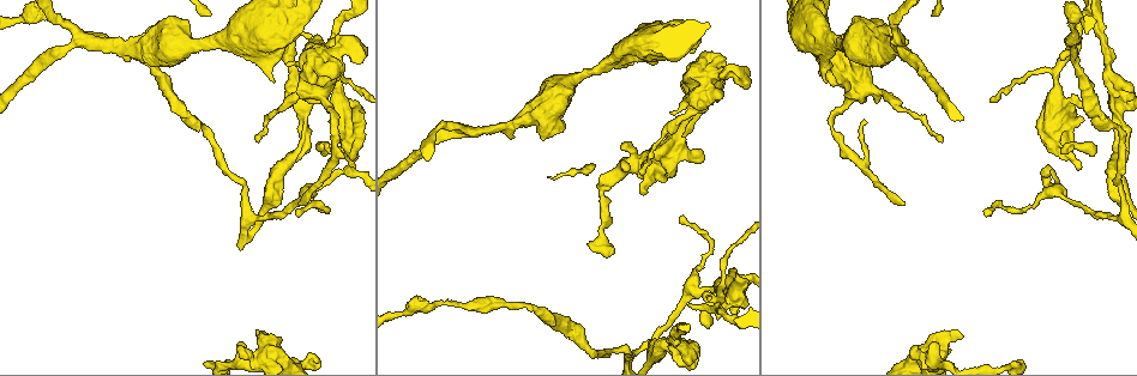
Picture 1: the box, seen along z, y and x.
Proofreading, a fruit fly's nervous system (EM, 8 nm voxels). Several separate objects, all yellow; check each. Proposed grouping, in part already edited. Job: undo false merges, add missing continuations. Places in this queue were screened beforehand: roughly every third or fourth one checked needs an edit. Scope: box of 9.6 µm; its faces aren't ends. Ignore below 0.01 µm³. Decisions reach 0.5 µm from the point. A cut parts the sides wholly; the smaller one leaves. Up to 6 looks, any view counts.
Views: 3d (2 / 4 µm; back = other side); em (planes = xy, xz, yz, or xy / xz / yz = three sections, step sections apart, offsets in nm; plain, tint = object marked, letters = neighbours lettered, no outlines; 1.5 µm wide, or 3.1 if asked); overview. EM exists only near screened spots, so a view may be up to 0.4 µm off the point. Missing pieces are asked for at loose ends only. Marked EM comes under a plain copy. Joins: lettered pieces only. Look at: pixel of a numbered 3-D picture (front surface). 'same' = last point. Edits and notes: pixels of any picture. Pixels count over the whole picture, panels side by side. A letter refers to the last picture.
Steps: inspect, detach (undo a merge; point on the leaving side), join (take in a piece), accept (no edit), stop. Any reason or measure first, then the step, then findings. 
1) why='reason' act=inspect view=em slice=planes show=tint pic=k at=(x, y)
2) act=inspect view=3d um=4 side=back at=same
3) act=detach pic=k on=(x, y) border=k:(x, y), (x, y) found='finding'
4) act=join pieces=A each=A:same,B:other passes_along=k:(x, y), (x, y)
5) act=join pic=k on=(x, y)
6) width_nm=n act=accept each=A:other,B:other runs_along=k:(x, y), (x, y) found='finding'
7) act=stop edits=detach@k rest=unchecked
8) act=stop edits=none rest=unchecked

act=inspect view=em slice=yz step=8 show=tint pic=1 at=(941, 141)

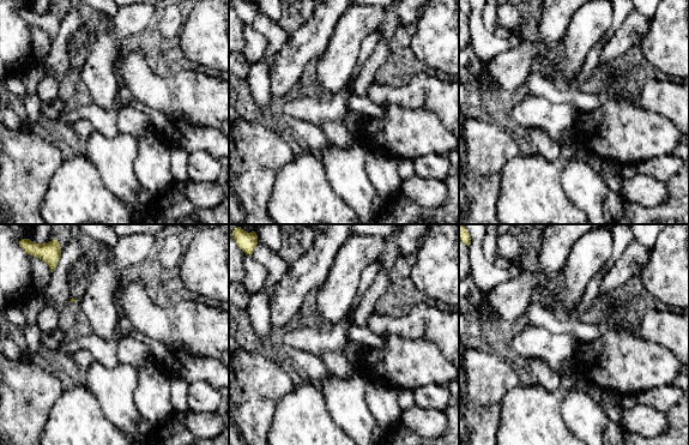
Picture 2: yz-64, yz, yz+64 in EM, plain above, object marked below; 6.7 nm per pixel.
act=inspect view=em slice=xz step=8 show=letters at=same

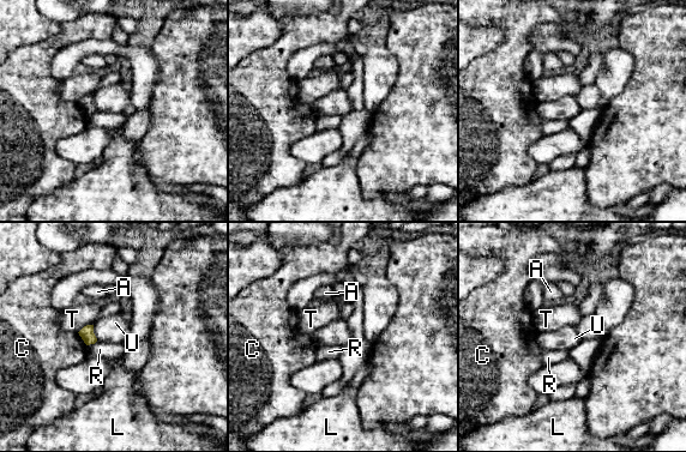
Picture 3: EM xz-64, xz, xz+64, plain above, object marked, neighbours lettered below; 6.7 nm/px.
act=accept each=A:other,C:other,L:other,R:other,T:other,U:other border=3:(92, 325), (92, 332), (97, 341) found='none of them fits'

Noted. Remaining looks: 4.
why='calibre changes' act=inspect view=em slice=planes show=tint pic=1 at=(702, 261)

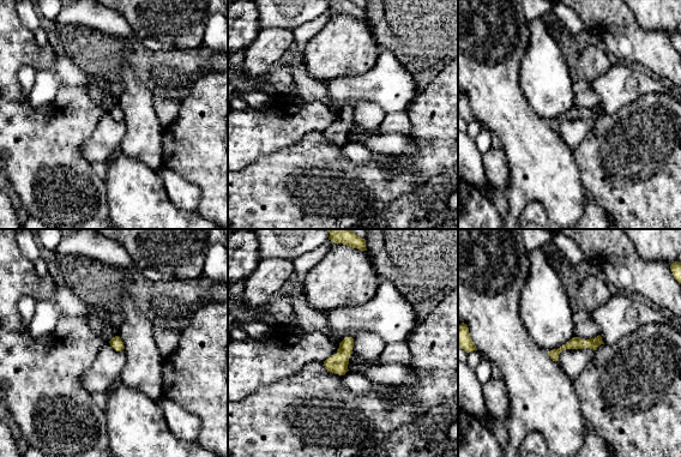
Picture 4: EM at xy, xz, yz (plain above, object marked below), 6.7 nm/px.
act=inspect view=em slice=planes show=letters at=same

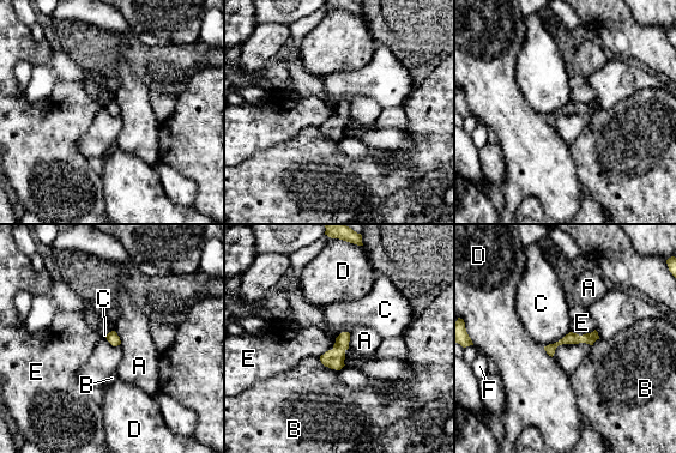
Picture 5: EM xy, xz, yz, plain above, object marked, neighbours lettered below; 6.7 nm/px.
act=accept each=A:other,B:other,C:other,D:other,E:other,F:other runs_along=5:(595, 334), (568, 338), (549, 350) found='one neuron here'

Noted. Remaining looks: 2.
why='branch stops here' act=inspect view=em slice=planes show=letters pic=1 at=(624, 143)

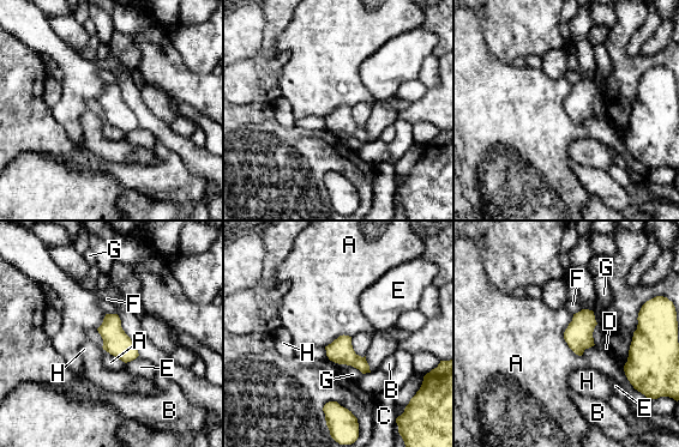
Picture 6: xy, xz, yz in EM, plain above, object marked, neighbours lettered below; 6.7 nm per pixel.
width_nm=170 act=accept each=A:other,B:other,C:other,D:other,E:other,F:other,G:other,H:other border=6:(572, 315), (564, 340), (581, 356) found='none of them fits'

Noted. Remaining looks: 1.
act=stop edits=none rest=unchecked

